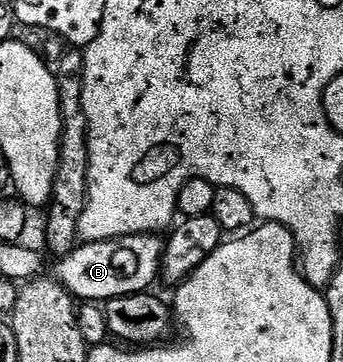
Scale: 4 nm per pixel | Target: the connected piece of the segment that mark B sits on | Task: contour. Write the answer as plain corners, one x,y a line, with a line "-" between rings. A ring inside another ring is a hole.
137,234
103,242
83,241
59,261
62,263
58,266
56,281
74,299
86,304
105,304
120,296
145,294
154,281
159,281
163,251
164,242
158,234

